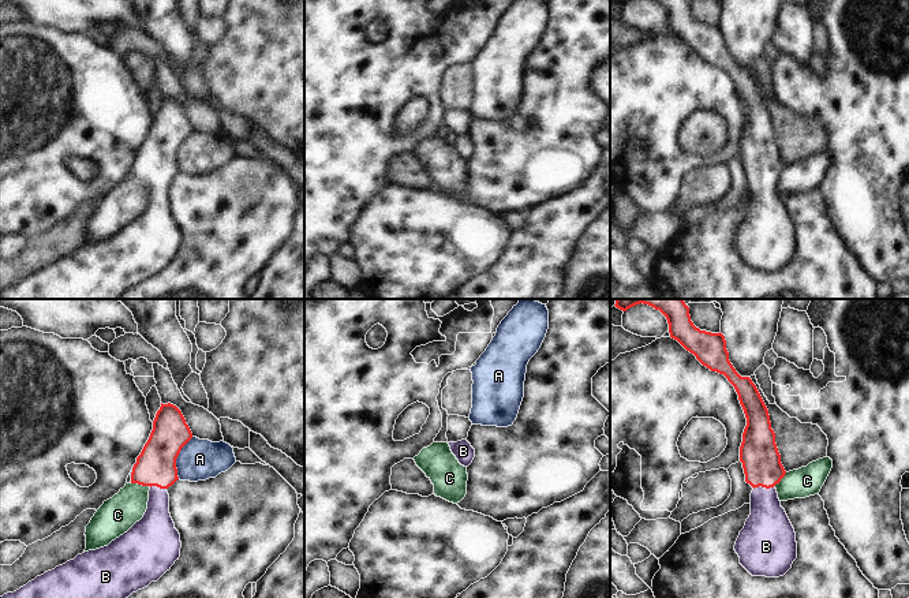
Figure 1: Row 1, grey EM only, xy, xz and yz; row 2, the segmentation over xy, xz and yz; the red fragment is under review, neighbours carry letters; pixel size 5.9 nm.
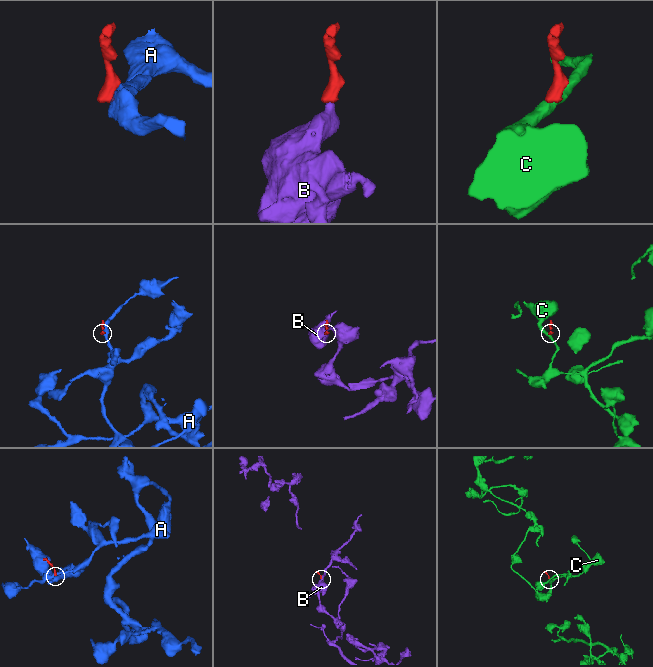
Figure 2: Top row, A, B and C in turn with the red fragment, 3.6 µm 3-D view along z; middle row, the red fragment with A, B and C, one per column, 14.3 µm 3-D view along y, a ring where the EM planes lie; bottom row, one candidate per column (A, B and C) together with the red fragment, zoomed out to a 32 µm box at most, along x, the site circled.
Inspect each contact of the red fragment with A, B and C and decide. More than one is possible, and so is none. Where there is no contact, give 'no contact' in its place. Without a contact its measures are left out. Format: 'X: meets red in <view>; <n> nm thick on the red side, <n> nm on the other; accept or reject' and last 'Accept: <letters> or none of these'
A: meets red in xy; 240 nm thick on the red side, 240 nm on the other; reject
B: meets red in yz; 220 nm thick on the red side, 260 nm on the other; accept
C: meets red in xy; 240 nm thick on the red side, 220 nm on the other; reject
Accept: B

